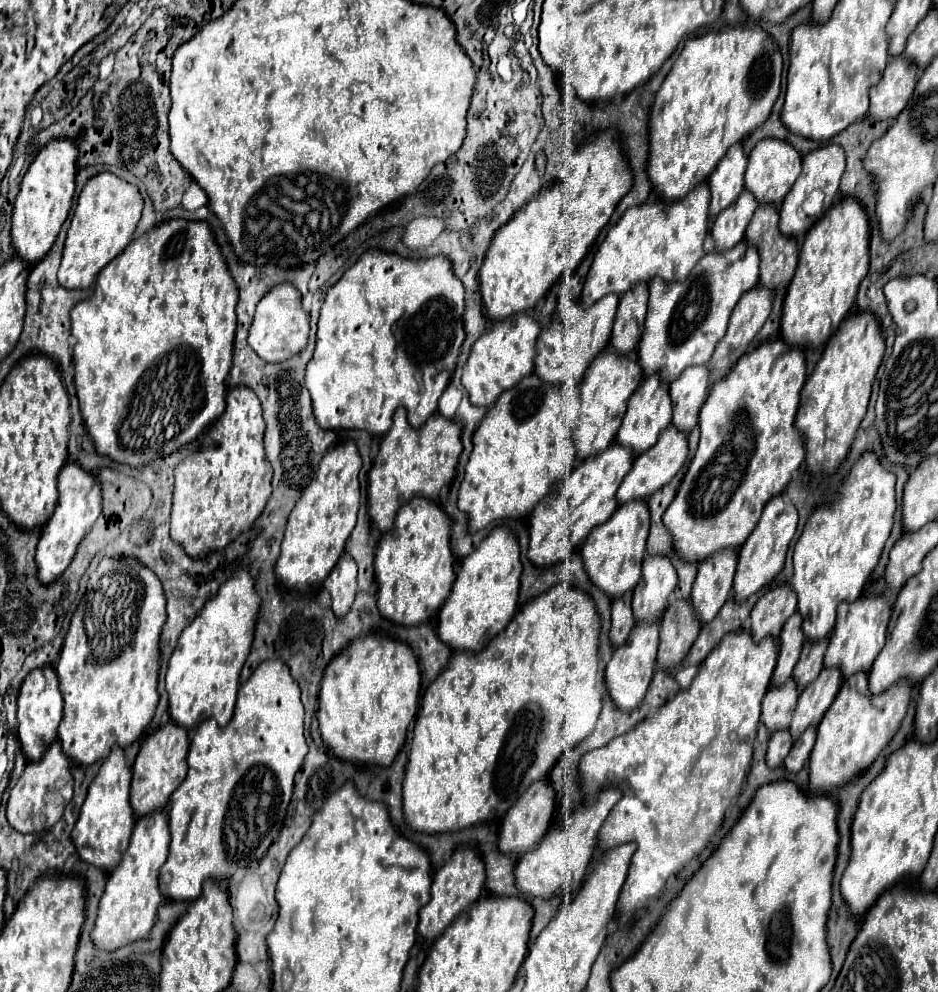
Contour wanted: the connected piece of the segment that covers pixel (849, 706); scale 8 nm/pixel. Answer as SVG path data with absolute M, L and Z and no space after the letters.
M859 672L847 678L831 708L825 712L821 724L817 726L817 740L809 760L809 790L829 792L861 774L879 756L879 752L887 746L887 742L901 726L909 700L909 680L899 680L883 694L873 696L867 688L867 672Z

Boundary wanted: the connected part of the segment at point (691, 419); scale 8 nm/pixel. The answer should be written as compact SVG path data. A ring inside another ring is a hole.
M705 366L687 368L669 386L673 402L673 426L679 432L691 432L697 424L701 406L709 396L709 370Z

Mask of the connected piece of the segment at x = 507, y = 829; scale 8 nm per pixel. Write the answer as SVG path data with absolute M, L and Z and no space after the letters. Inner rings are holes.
M537 780L533 782L527 792L507 810L503 824L501 824L501 836L499 836L499 848L503 852L511 852L511 854L525 854L527 850L533 850L539 840L547 834L551 820L553 820L553 812L555 812L555 800L557 800L557 792L551 786L549 780Z

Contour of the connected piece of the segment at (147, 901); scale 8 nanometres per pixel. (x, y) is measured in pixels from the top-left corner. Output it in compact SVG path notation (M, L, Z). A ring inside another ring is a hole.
M161 810L137 818L131 844L125 850L119 866L111 872L103 898L99 902L97 922L95 930L91 932L91 938L95 938L95 944L101 950L117 950L129 942L147 938L155 922L157 906L161 904L157 876L159 868L167 860L167 854L169 854L169 818Z

